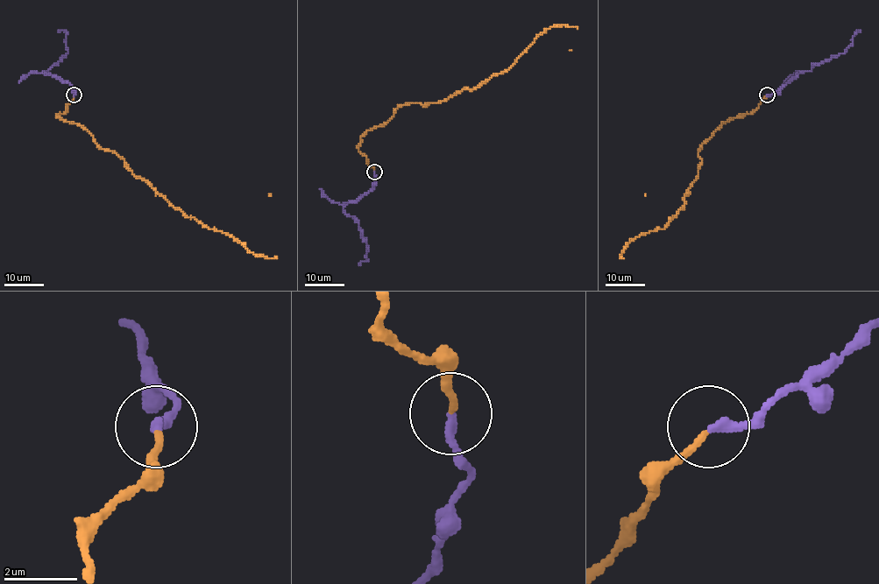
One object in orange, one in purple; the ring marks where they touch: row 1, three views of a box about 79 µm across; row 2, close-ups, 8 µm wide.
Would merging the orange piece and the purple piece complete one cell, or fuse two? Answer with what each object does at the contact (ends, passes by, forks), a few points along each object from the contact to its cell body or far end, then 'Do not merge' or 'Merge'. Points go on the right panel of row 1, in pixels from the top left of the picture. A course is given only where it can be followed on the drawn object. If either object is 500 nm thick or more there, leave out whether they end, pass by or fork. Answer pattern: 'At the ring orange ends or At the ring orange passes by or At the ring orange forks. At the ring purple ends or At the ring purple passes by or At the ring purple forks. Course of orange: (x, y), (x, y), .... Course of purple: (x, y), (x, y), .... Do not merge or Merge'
At the ring orange ends. At the ring purple ends. Course of orange: (767, 95), (701, 144), (698, 176), (684, 207), (662, 229), (640, 235), (623, 257). Course of purple: (767, 94), (772, 94), (800, 73), (809, 71), (818, 64), (844, 52), (853, 42), (855, 31), (860, 31). Merge

